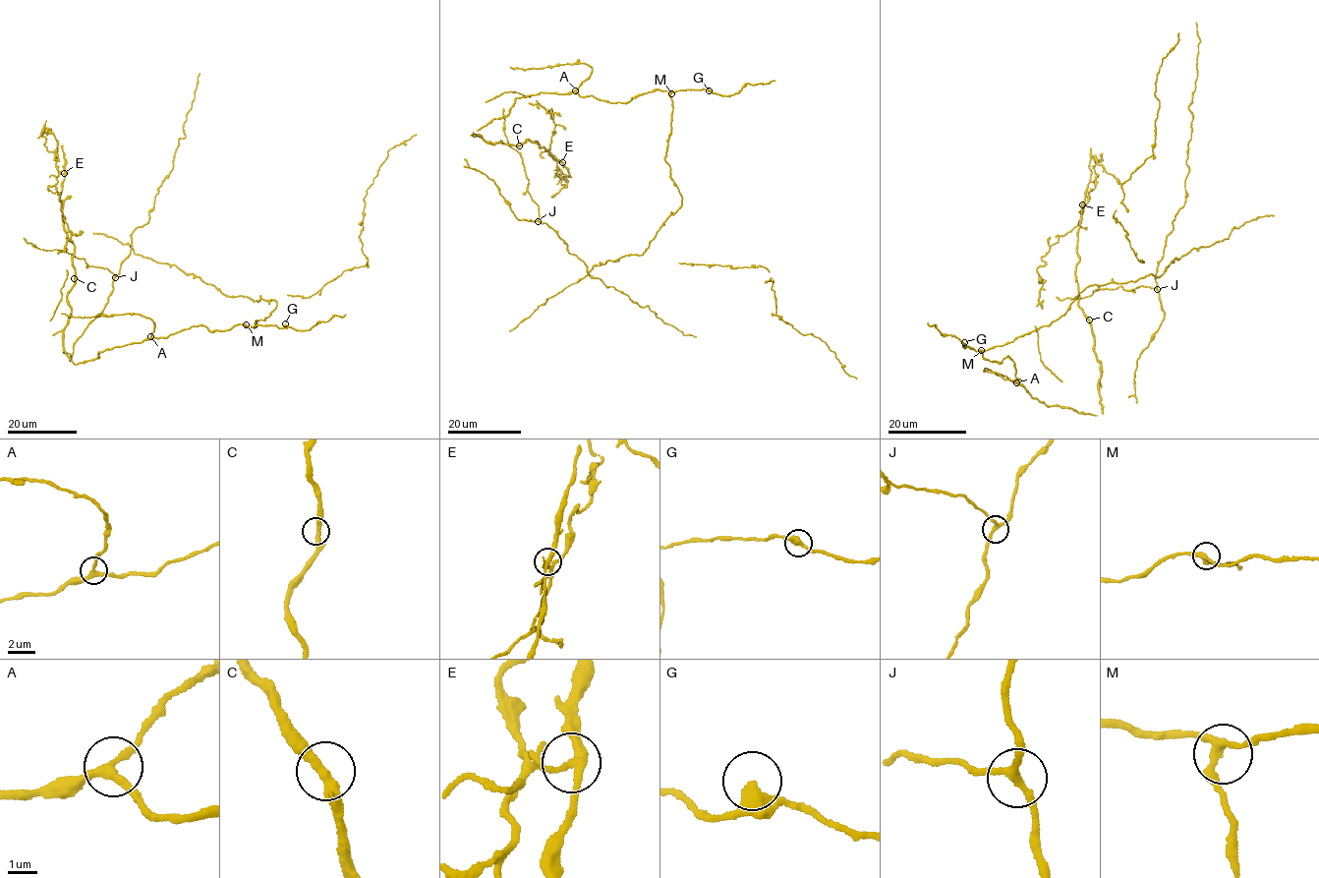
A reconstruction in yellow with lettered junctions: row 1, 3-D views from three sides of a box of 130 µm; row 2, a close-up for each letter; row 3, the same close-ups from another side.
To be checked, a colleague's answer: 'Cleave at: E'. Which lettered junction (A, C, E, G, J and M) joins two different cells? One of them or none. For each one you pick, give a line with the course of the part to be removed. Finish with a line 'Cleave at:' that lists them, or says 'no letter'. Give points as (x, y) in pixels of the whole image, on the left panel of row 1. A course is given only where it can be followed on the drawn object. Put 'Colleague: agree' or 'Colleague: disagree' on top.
Colleague: agree
E: foreign part runs (64, 173), (56, 178), (55, 187), (63, 203), (63, 214), (71, 238), (57, 254)
Cleave at: E

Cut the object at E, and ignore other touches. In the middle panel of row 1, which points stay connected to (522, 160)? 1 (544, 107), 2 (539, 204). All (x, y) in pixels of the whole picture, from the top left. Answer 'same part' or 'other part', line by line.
1: other part
2: same part

